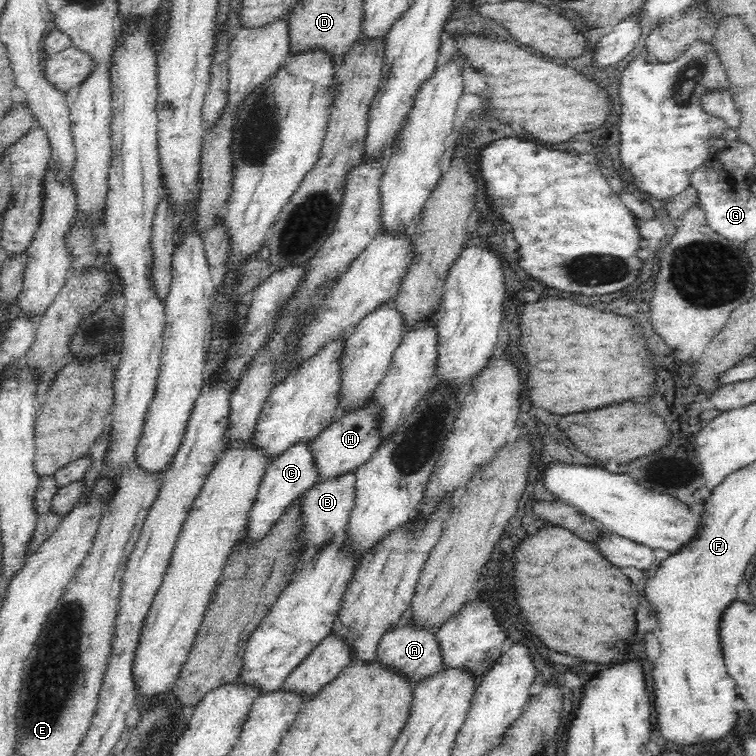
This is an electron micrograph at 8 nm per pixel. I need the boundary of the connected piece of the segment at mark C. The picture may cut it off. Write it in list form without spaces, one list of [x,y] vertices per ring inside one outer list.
[[[306,439],[294,441],[294,444],[284,452],[272,458],[260,484],[258,496],[249,512],[248,524],[244,530],[246,540],[262,538],[270,530],[271,524],[283,513],[284,508],[316,484],[319,479],[318,463],[314,459],[310,444],[311,441]]]

